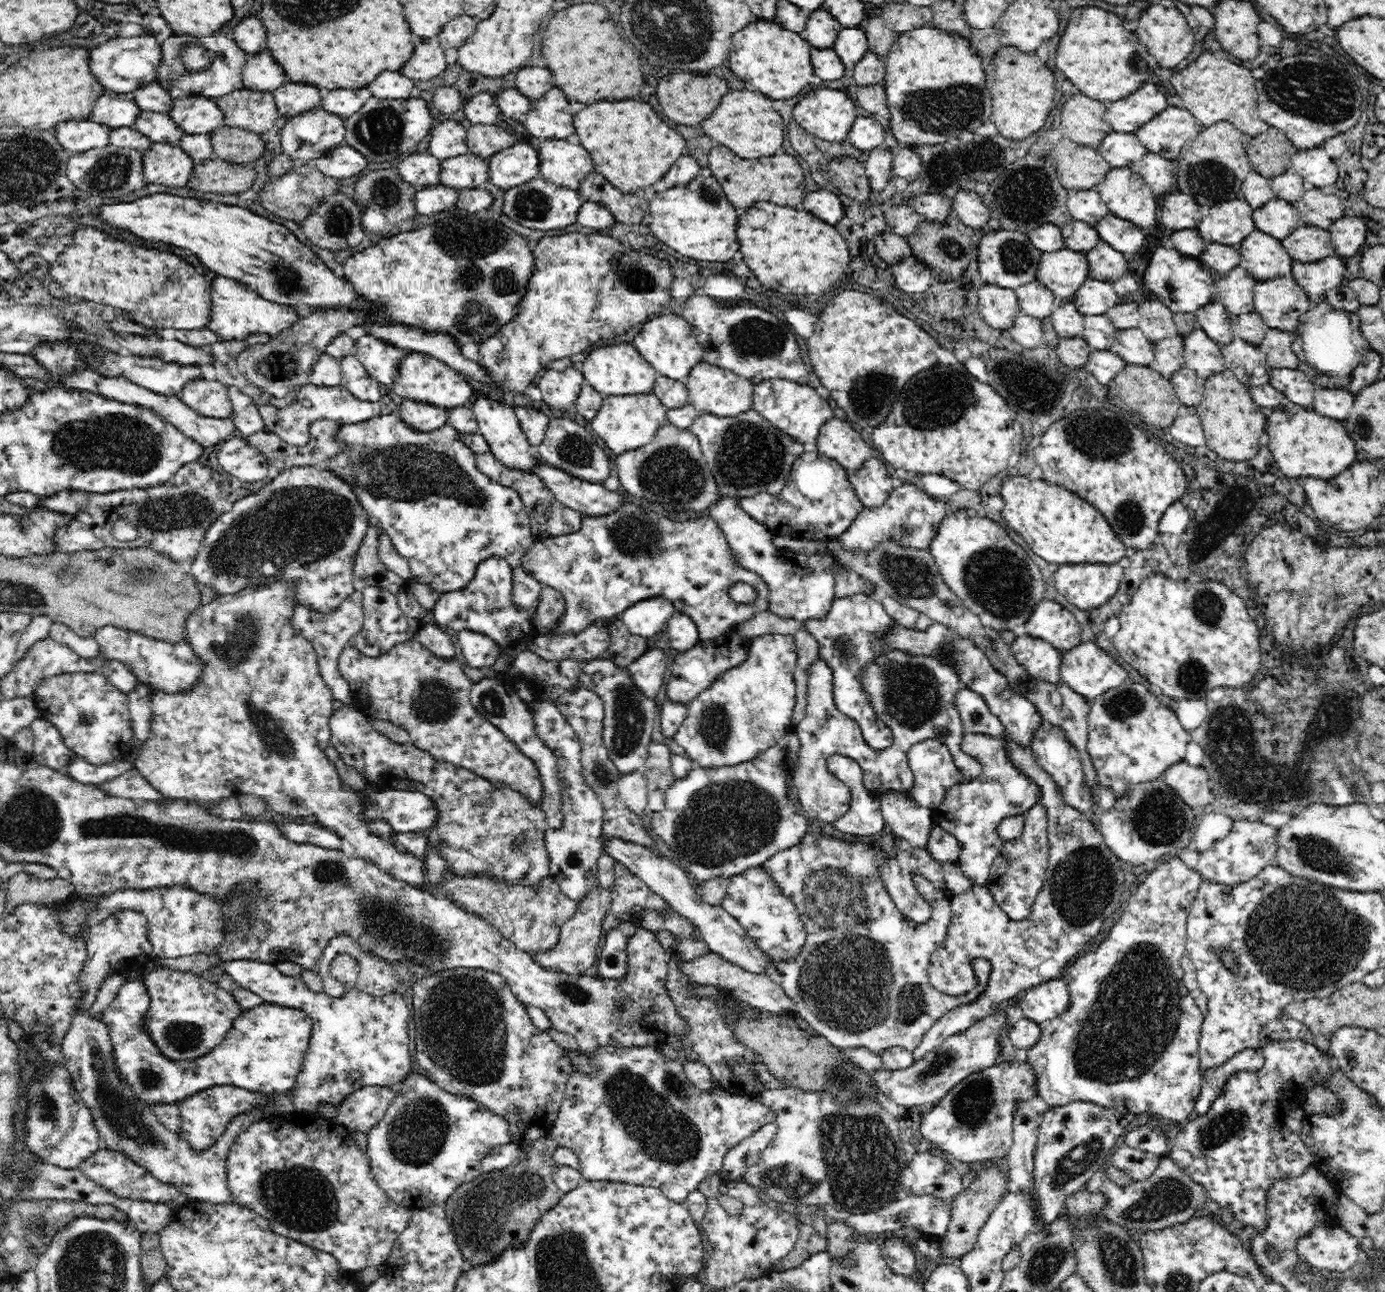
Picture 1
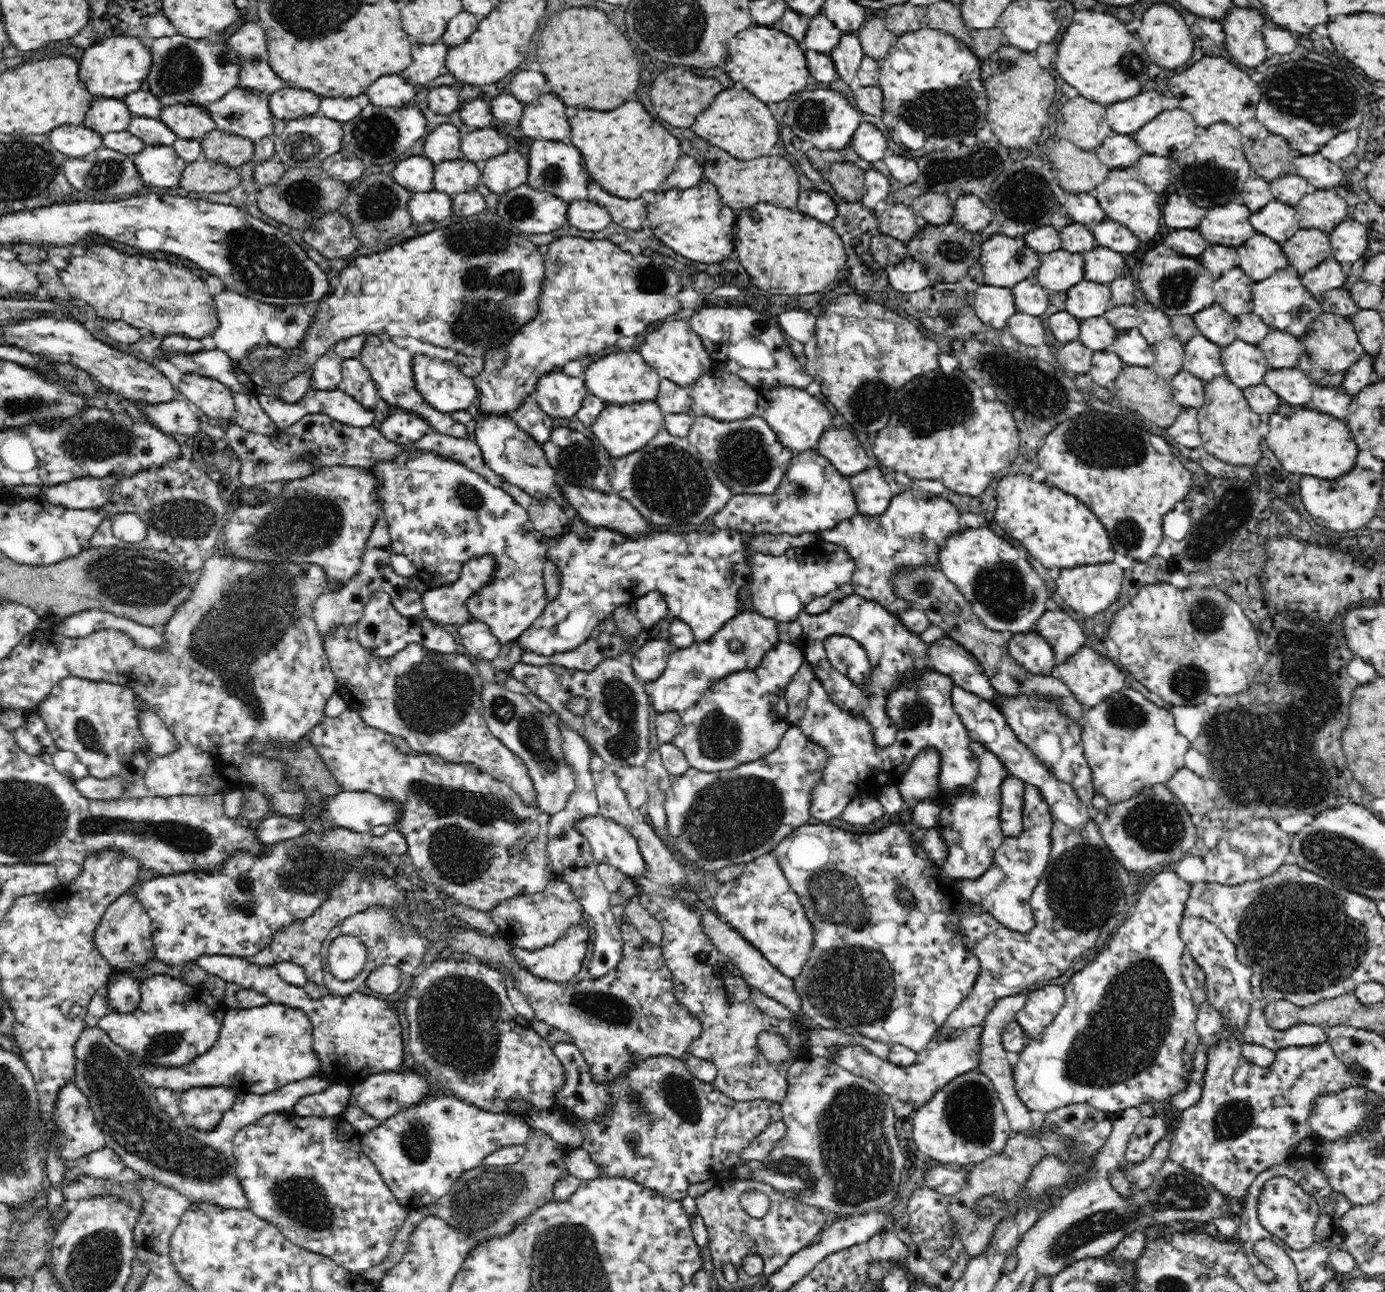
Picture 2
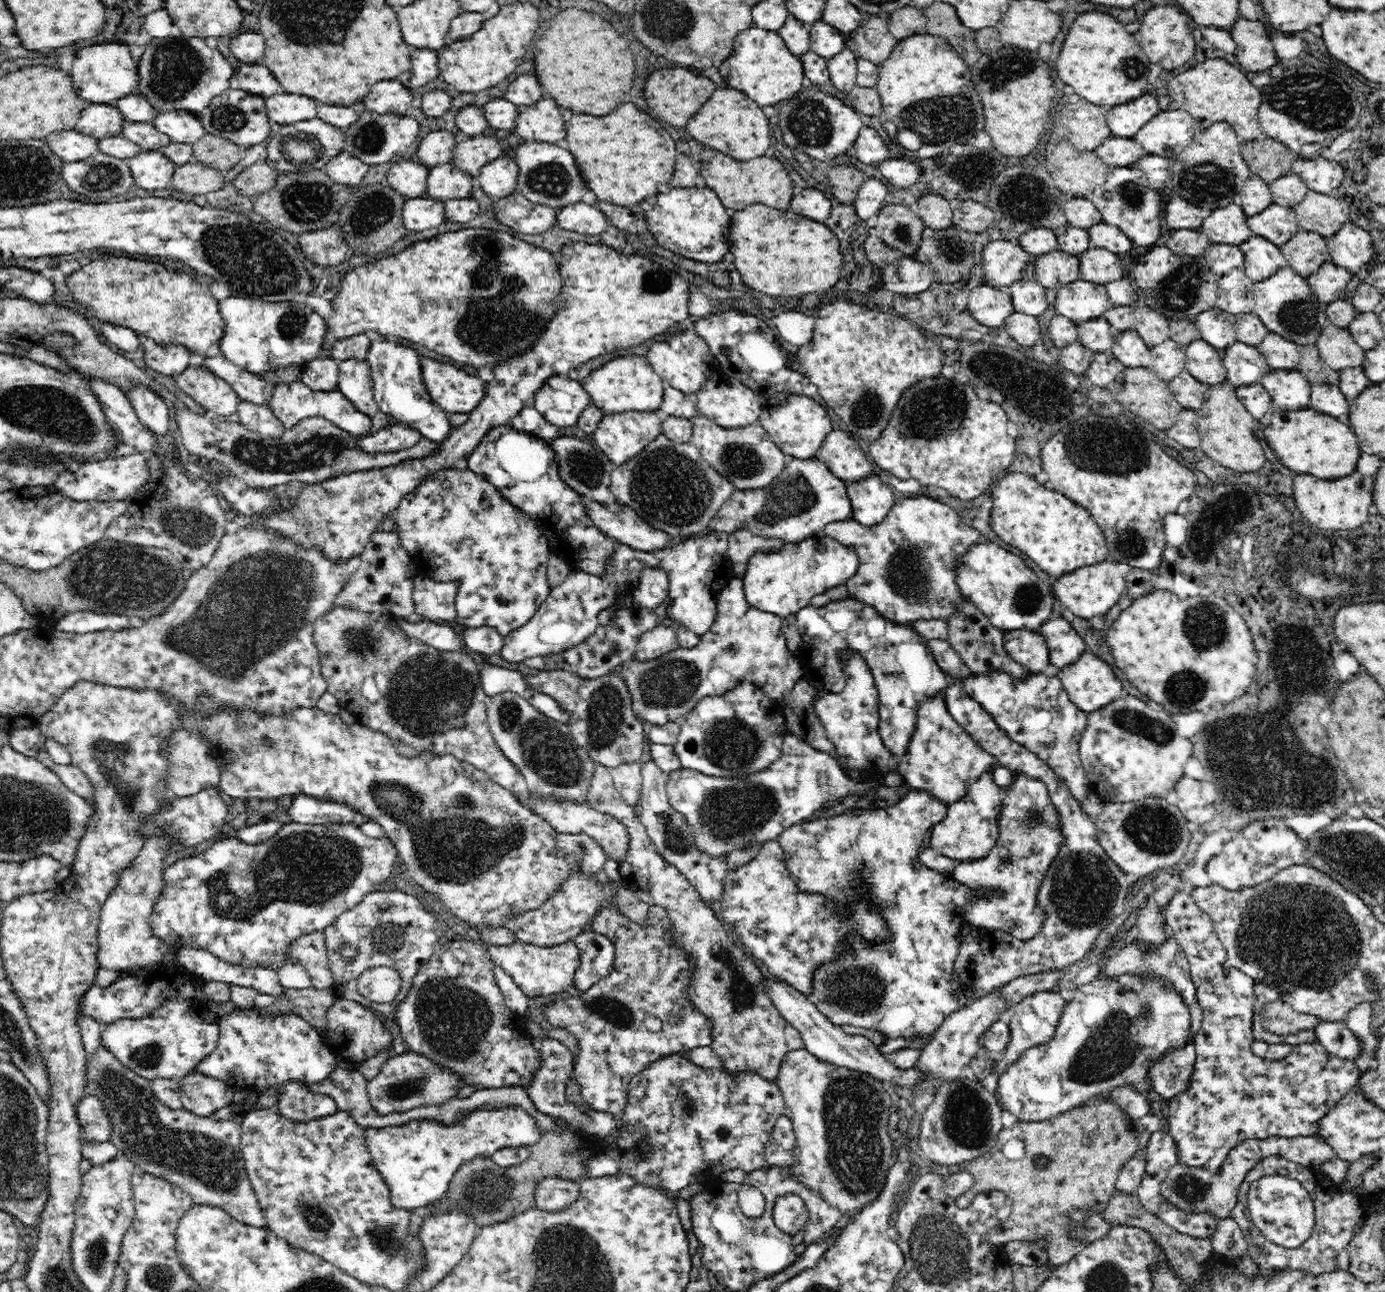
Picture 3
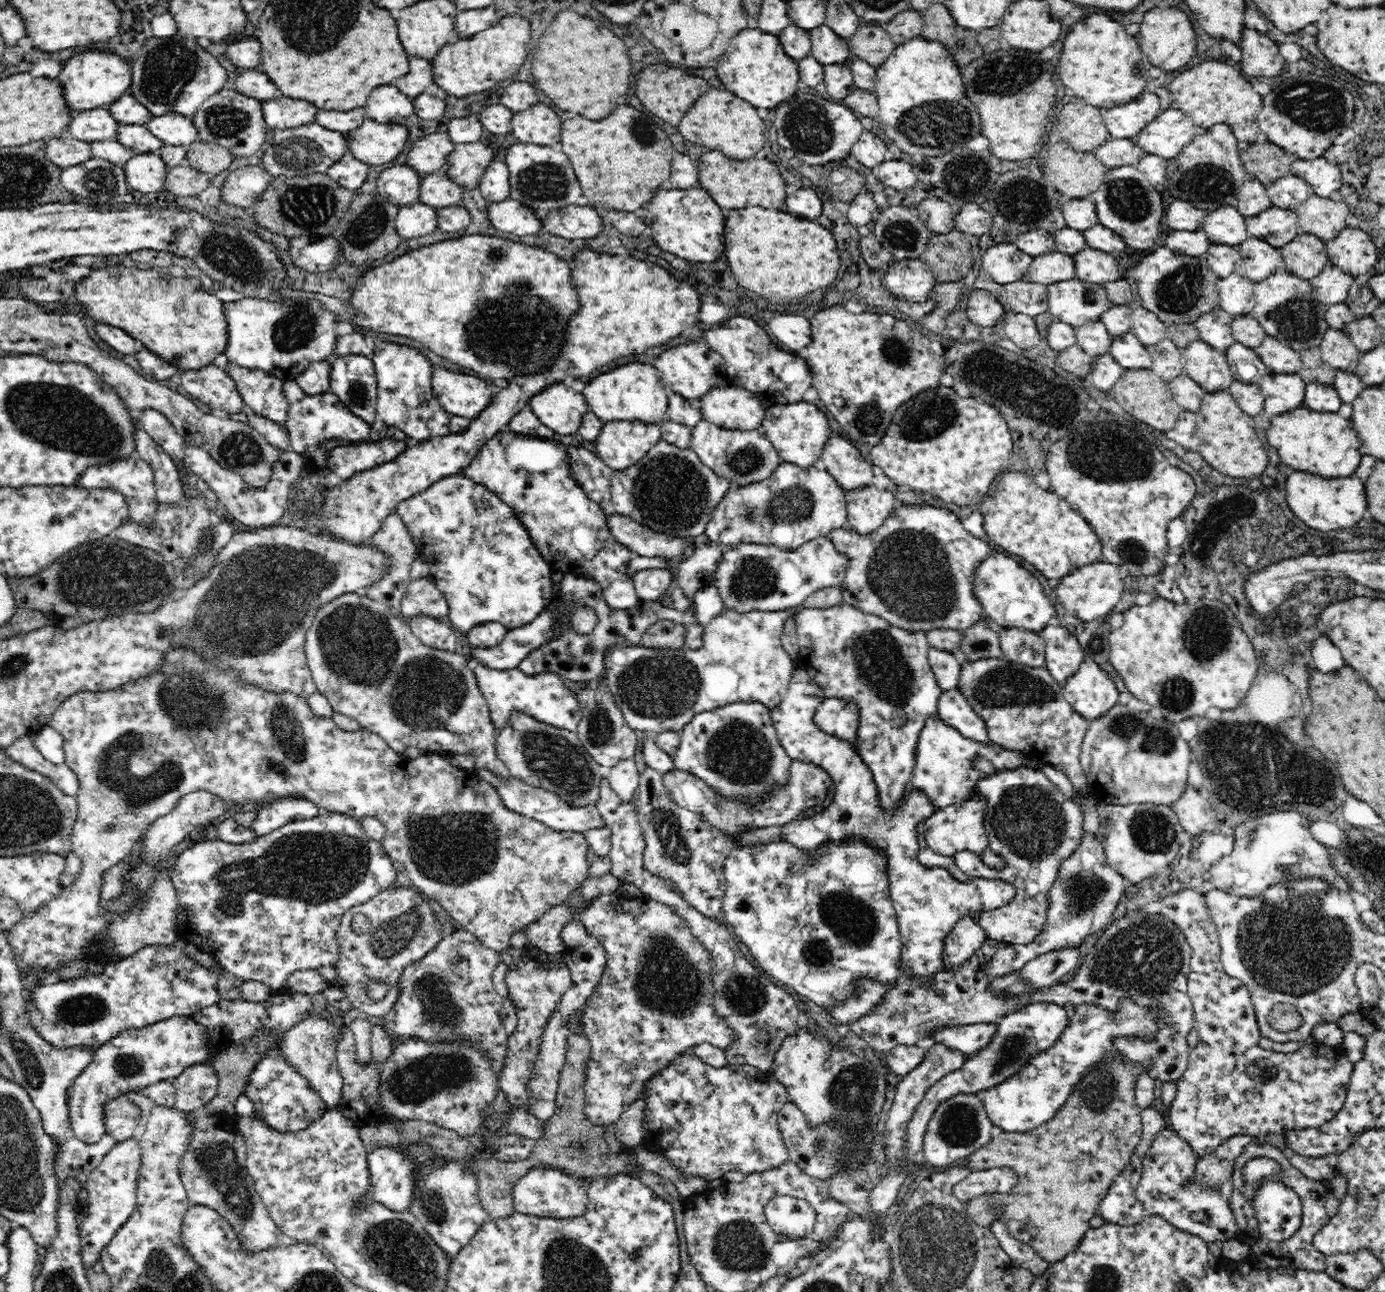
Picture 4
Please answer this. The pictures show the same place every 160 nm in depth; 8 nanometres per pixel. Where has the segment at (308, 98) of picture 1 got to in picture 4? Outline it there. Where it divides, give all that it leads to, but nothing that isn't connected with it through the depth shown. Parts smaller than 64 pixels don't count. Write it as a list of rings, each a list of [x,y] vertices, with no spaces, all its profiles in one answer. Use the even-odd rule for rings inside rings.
[[[282,96],[263,103],[266,126],[273,129],[292,129],[315,122],[316,108],[310,102]]]

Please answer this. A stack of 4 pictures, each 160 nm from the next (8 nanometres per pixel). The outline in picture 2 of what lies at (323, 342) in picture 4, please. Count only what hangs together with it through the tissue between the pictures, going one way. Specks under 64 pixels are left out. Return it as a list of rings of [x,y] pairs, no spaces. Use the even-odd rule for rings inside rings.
[[[226,288],[221,294],[213,296],[219,325],[213,330],[213,338],[218,349],[226,352],[233,362],[240,362],[249,355],[252,348],[276,346],[284,350],[292,350],[301,345],[309,326],[313,323],[314,316],[306,310],[306,304],[274,305],[272,301],[262,302],[248,298],[246,295]]]

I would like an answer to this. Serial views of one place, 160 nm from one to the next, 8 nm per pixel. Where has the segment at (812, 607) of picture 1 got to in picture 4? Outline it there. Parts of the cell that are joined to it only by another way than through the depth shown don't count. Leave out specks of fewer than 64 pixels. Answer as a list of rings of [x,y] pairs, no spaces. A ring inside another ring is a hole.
[[[815,538],[793,551],[774,545],[740,543],[722,554],[714,570],[710,586],[716,587],[723,608],[746,611],[776,612],[795,608],[813,593],[828,587],[840,586],[846,574],[848,559],[838,553],[830,538]]]

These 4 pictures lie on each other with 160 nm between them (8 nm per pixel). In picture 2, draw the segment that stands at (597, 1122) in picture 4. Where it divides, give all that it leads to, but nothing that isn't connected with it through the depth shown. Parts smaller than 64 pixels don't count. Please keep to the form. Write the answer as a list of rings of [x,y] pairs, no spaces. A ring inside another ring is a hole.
[[[630,923],[621,924],[619,929],[622,933],[623,948],[622,958],[618,962],[618,966],[602,979],[582,980],[582,982],[576,983],[570,981],[569,983],[558,984],[551,982],[551,980],[539,979],[530,971],[518,967],[516,959],[508,956],[510,946],[506,944],[504,937],[486,937],[486,934],[482,934],[474,928],[454,928],[454,932],[448,936],[447,944],[452,946],[455,954],[457,952],[468,952],[476,958],[482,958],[482,962],[498,964],[498,966],[508,968],[510,974],[514,974],[514,986],[532,1005],[535,1018],[569,1034],[571,1042],[582,1053],[582,1057],[584,1057],[584,1061],[590,1069],[592,1079],[602,1087],[609,1088],[610,1082],[614,1082],[614,1078],[621,1077],[624,1072],[634,1068],[638,1061],[646,1057],[670,1055],[679,1058],[684,1052],[688,1052],[690,1045],[702,1034],[703,1029],[702,1020],[692,1014],[675,997],[674,980],[671,970],[667,967],[660,945],[644,938],[640,931]],[[654,1016],[659,1021],[656,1022],[655,1027],[649,1027],[650,1024],[646,1022]]]

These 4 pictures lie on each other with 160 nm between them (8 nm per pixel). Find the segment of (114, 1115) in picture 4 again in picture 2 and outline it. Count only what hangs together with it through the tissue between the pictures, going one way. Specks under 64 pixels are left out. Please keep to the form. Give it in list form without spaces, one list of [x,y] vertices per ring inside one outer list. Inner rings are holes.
[[[68,1083],[62,1086],[62,1090],[57,1094],[56,1116],[54,1122],[62,1128],[64,1138],[60,1140],[60,1156],[65,1160],[70,1160],[72,1164],[86,1154],[93,1153],[105,1146],[105,1136],[100,1123],[96,1121],[94,1111],[90,1107],[88,1097],[81,1091],[75,1083]]]

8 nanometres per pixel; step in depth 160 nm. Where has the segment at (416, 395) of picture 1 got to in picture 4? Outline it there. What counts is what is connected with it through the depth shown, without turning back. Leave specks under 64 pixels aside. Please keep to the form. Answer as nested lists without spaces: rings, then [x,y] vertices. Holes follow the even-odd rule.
[[[438,364],[432,374],[432,391],[444,411],[472,420],[494,400],[485,380],[465,373],[455,374]]]

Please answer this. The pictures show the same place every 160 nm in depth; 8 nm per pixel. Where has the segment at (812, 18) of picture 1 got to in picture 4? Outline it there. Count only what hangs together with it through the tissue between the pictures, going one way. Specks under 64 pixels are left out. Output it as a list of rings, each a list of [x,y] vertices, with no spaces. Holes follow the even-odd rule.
[[[825,24],[809,31],[812,50],[809,56],[814,57],[820,64],[848,63],[852,58],[847,39],[840,38]]]

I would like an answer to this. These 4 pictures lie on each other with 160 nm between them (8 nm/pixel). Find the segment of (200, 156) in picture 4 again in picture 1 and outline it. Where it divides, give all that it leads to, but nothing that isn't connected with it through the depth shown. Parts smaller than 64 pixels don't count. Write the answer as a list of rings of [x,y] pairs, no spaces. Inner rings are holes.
[[[225,124],[209,135],[213,157],[226,162],[251,165],[264,154],[264,141],[254,132]]]

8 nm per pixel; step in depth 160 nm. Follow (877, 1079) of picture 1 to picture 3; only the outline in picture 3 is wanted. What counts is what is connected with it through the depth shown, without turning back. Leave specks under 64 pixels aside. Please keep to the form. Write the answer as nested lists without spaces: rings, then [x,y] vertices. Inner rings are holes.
[[[768,980],[767,996],[776,1005],[780,1014],[794,1027],[800,1031],[804,1041],[805,1049],[810,1051],[824,1062],[857,1070],[858,1072],[866,1072],[872,1078],[883,1081],[886,1085],[895,1084],[902,1086],[915,1086],[922,1080],[920,1071],[912,1067],[908,1070],[898,1069],[894,1063],[883,1055],[869,1038],[860,1035],[850,1035],[842,1027],[832,1024],[827,1018],[816,1008],[813,1002],[806,995],[795,990],[789,984],[784,982],[776,982],[776,980]]]

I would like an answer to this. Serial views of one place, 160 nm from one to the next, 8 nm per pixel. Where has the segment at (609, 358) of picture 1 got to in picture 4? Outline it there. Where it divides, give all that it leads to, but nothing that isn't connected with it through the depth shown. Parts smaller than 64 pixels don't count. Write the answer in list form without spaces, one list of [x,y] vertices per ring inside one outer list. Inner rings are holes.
[[[634,363],[601,374],[586,384],[583,396],[592,413],[602,422],[638,419],[645,423],[664,424],[669,406],[668,390],[650,364]]]

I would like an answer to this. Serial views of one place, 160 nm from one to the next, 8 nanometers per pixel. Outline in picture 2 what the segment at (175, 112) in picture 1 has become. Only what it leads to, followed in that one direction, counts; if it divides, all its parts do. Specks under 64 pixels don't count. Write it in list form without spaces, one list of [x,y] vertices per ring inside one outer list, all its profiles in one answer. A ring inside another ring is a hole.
[[[174,103],[167,106],[159,116],[174,131],[178,139],[201,139],[216,129],[216,123],[210,119],[206,107]]]

